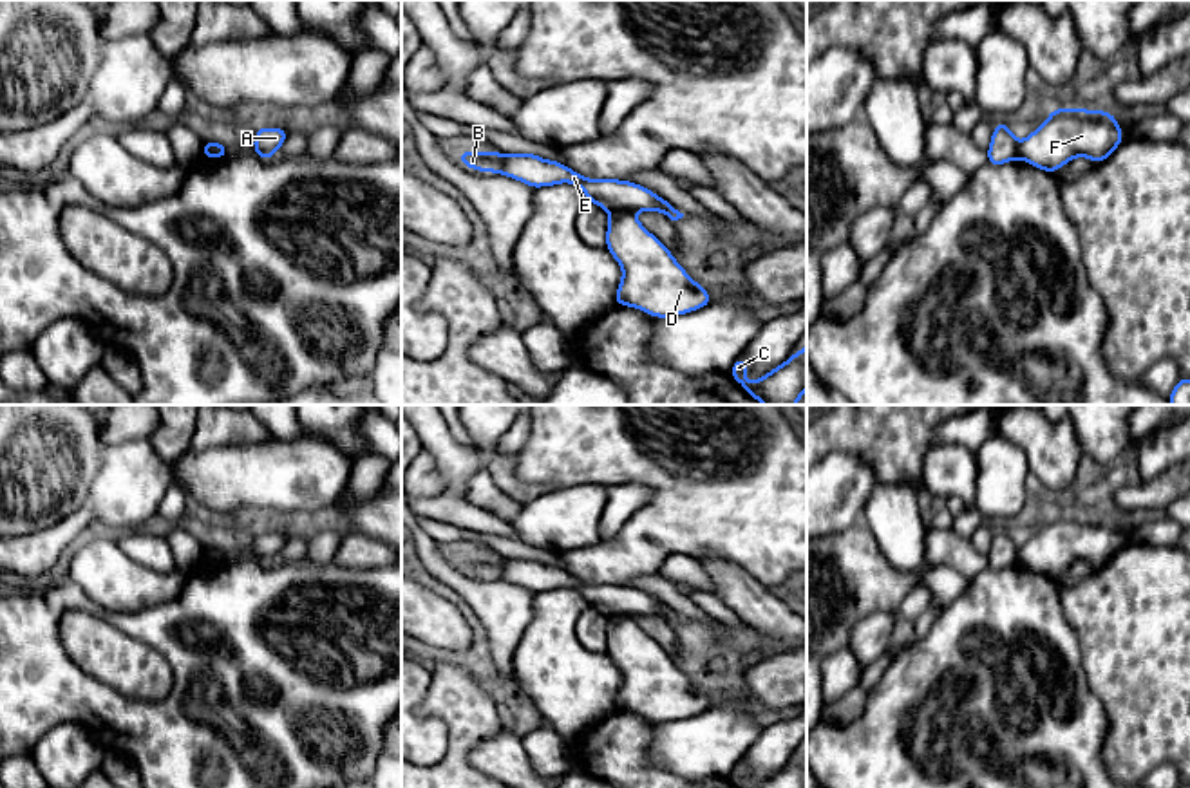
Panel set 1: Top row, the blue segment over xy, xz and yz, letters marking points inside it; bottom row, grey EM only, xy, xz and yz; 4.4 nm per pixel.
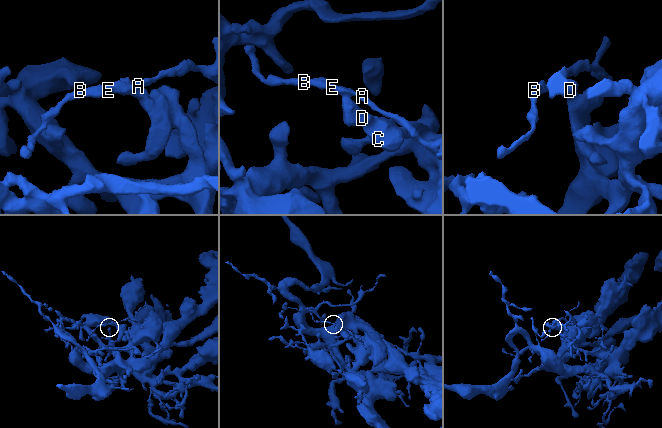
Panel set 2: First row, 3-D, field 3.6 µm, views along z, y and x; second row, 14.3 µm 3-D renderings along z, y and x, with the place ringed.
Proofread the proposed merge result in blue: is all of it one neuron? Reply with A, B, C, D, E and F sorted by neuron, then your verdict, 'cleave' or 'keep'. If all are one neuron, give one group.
A B E / C D F; cleave

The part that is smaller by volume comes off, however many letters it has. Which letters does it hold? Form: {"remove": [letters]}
{"remove": ["A", "B", "E"]}

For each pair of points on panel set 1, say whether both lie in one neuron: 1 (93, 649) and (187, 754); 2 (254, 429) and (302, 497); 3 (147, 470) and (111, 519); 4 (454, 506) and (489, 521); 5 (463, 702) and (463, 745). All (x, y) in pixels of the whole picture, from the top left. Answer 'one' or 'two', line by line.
1: two
2: two
3: one
4: one
5: one

